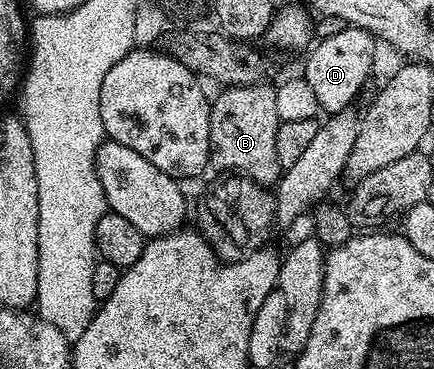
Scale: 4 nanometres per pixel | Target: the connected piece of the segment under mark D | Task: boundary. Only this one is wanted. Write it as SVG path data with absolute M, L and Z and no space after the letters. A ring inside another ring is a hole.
M344 26L341 33L333 33L333 37L318 40L306 52L307 64L301 71L302 78L313 88L319 102L320 112L335 115L338 111L346 111L359 95L359 90L367 83L371 75L371 66L375 63L375 46L377 40L365 29Z

